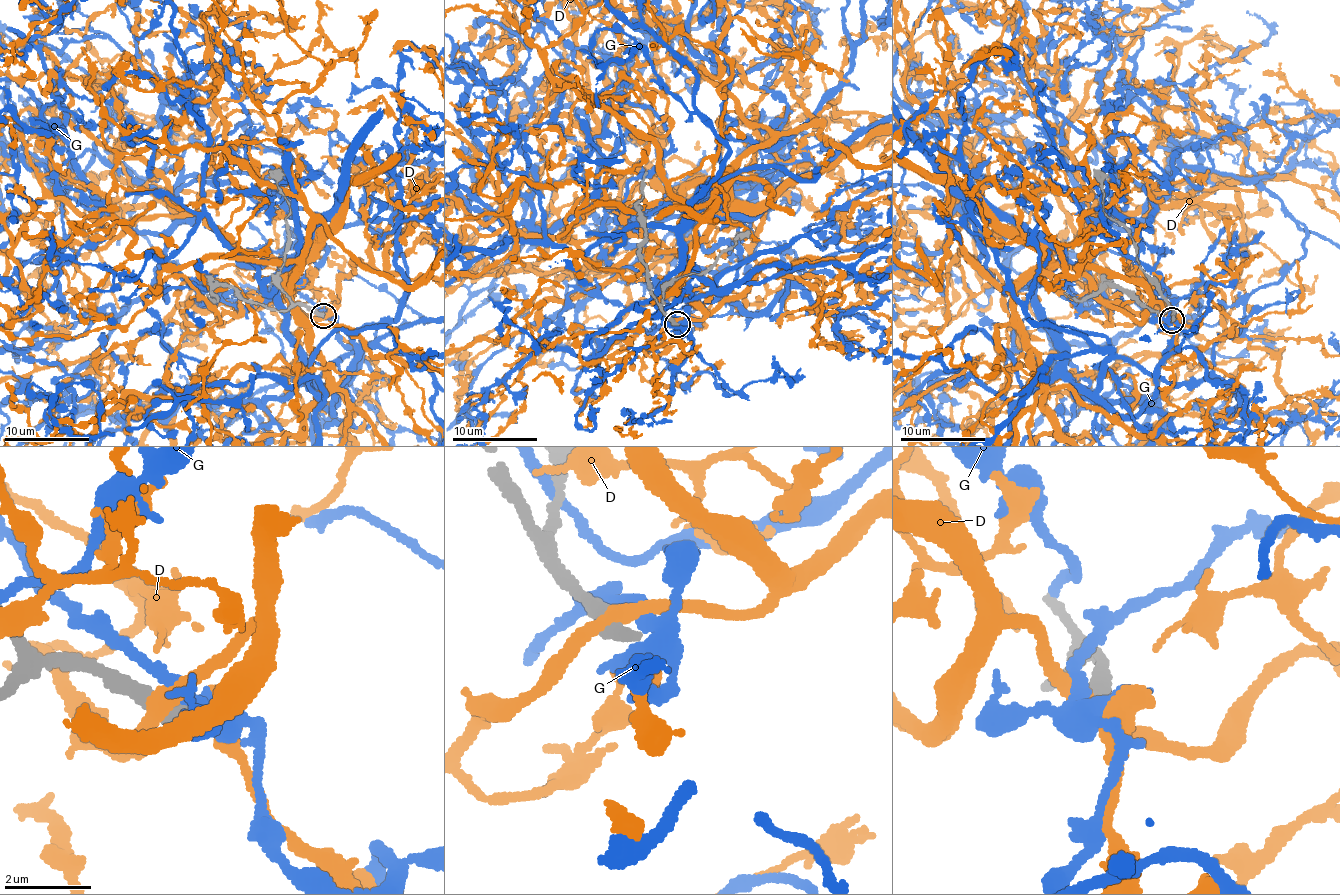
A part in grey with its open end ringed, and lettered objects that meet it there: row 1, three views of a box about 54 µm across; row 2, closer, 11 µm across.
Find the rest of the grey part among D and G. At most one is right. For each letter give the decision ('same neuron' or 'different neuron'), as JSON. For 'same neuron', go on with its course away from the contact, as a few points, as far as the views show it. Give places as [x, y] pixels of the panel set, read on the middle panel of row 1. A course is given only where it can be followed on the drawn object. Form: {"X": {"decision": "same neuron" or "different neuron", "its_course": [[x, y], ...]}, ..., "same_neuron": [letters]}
{"D": {"decision": "different neuron"}, "G": {"decision": "different neuron"}, "same_neuron": []}

